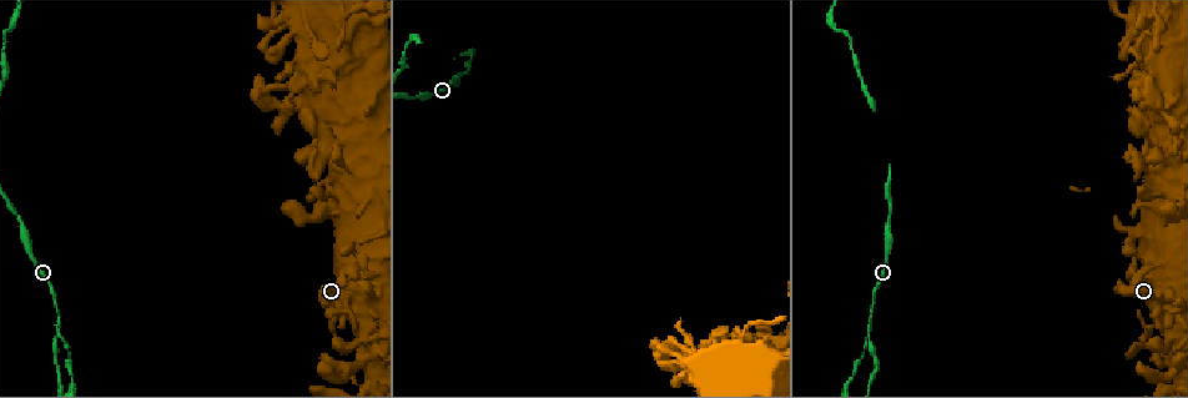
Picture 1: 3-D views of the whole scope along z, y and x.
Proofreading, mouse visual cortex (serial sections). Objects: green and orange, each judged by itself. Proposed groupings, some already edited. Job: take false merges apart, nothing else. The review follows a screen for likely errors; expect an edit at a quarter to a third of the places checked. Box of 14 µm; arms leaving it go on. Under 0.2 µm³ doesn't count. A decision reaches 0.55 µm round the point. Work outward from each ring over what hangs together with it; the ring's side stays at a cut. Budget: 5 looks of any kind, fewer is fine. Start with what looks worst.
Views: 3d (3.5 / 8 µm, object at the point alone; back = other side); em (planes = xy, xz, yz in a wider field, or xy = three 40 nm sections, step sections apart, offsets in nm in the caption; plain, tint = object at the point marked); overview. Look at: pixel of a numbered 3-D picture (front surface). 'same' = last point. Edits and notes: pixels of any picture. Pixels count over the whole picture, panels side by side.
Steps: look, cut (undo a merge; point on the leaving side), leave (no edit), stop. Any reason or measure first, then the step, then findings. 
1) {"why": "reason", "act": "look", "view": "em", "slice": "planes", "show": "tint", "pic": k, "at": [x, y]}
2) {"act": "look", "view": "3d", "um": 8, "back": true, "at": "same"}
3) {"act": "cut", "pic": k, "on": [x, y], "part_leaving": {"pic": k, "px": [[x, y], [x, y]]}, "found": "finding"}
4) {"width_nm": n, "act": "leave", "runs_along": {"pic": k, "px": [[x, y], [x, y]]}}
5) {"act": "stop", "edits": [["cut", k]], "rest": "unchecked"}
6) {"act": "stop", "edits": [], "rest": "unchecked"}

{"why": "branch point", "act": "look", "view": "3d", "um": 3.5, "pic": 1, "at": [869, 336]}

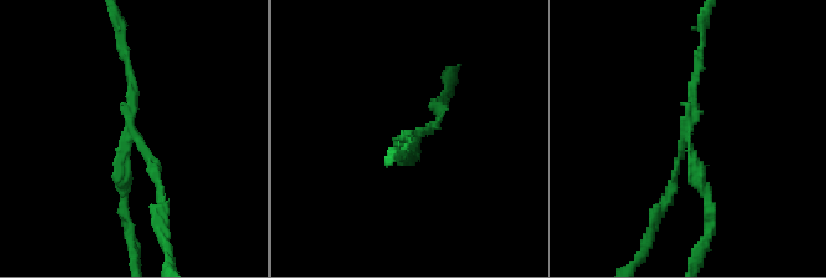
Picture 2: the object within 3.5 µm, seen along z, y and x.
{"why": "now the EM", "act": "look", "view": "em", "slice": "xy", "step": 1, "show": "tint", "pic": 2, "at": [134, 135]}

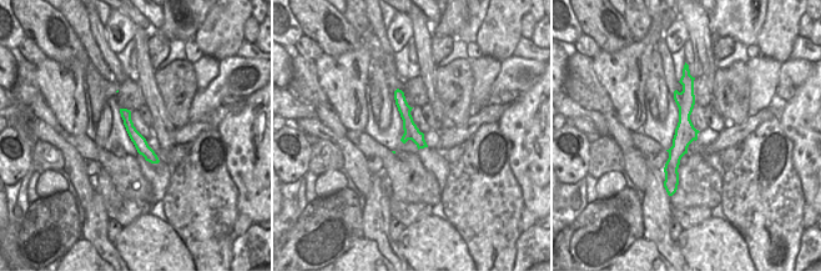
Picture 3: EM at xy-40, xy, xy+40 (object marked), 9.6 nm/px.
{"act": "cut", "pic": 2, "on": [155, 177], "found": "a second cell is stuck on"}

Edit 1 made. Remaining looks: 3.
{"act": "look", "view": "overview"}

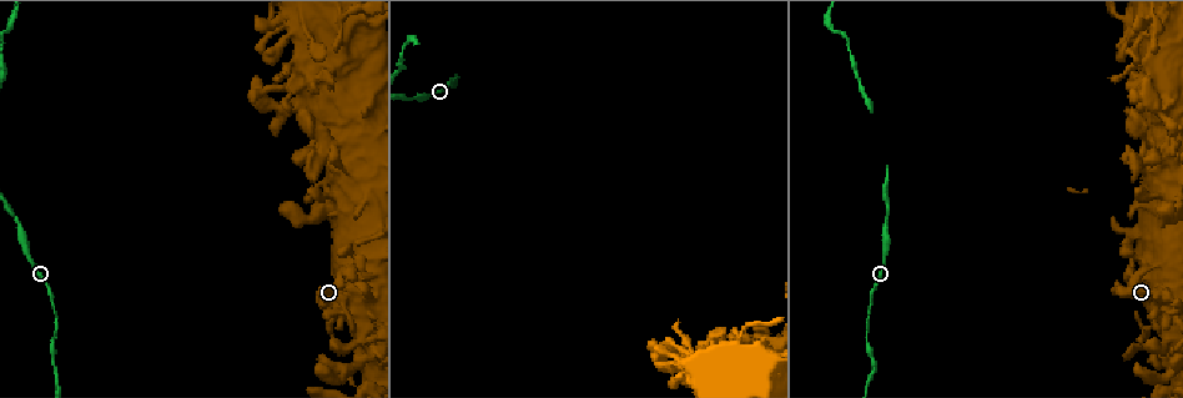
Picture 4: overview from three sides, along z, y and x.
{"why": "sharp bend", "act": "look", "view": "3d", "um": 3.5, "pic": 4, "at": [1172, 287]}

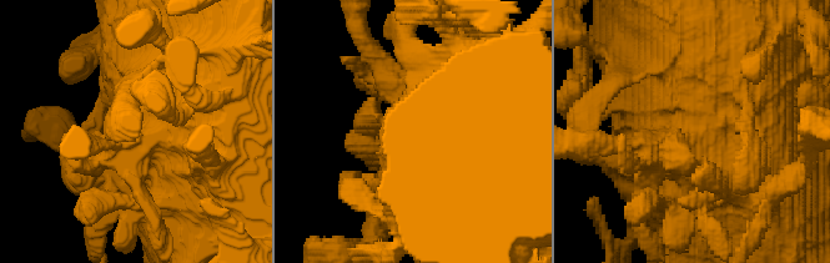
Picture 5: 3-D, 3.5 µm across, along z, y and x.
{"why": "now the EM", "act": "look", "view": "em", "slice": "xy", "step": 3, "show": "tint", "pic": 5, "at": [687, 133]}

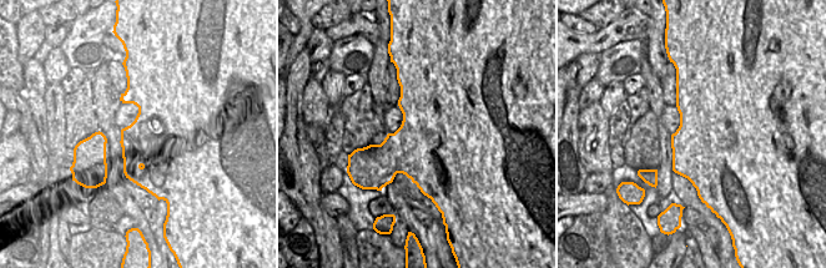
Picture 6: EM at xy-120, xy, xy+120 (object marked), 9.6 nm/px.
{"act": "leave", "runs_along": {"pic": 5, "px": [[376, 57], [407, 121], [468, 160]]}, "found": "continuous, no second cell"}

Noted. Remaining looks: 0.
{"act": "stop", "edits": [["cut", 2]], "rest": "unchecked"}

